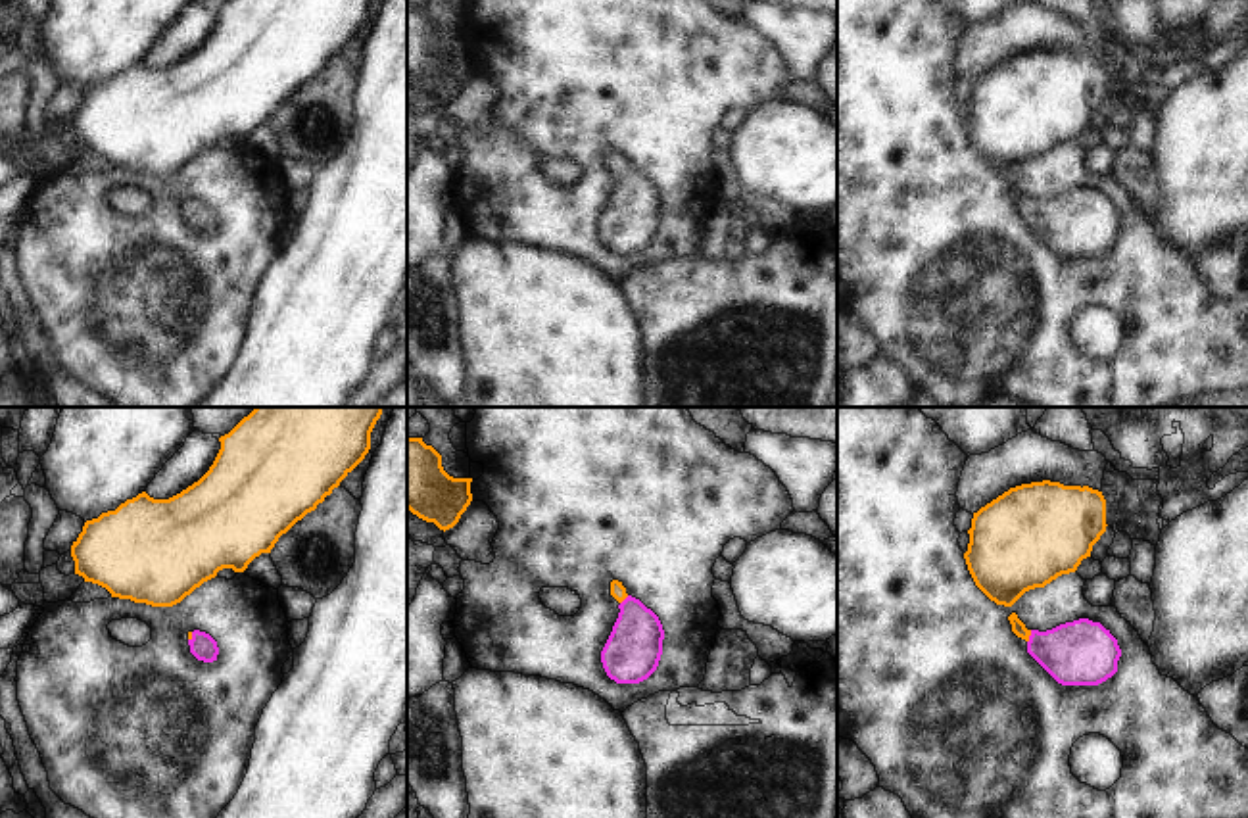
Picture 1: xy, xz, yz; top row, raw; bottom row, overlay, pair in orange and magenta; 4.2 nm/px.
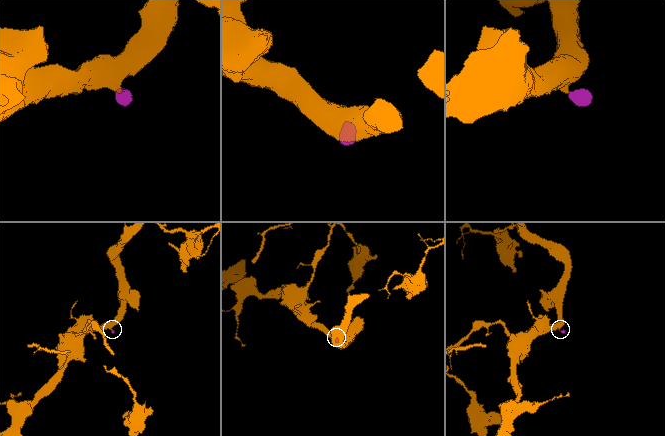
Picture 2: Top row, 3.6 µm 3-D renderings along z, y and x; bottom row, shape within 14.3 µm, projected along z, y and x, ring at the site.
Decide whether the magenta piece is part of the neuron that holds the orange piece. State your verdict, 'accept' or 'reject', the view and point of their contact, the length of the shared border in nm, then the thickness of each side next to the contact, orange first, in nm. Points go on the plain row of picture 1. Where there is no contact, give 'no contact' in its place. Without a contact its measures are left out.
accept | yz (1030, 204) | 60 nm | 60/280 nm

